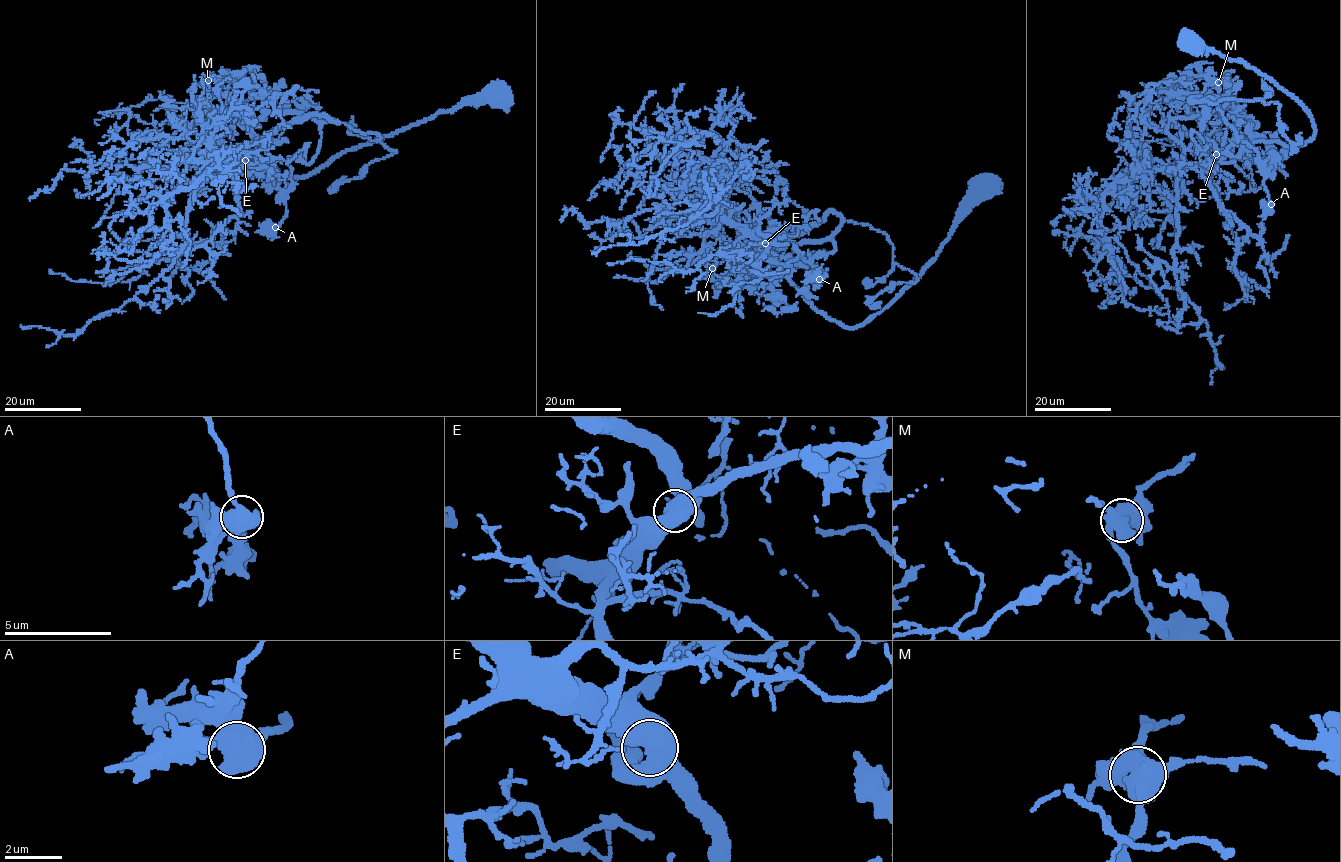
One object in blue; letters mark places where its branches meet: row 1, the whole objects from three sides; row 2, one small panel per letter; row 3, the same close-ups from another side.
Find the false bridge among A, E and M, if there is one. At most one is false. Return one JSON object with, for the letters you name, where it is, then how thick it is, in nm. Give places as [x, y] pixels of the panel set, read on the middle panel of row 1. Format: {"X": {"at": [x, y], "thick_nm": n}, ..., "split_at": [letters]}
{"split_at": []}

